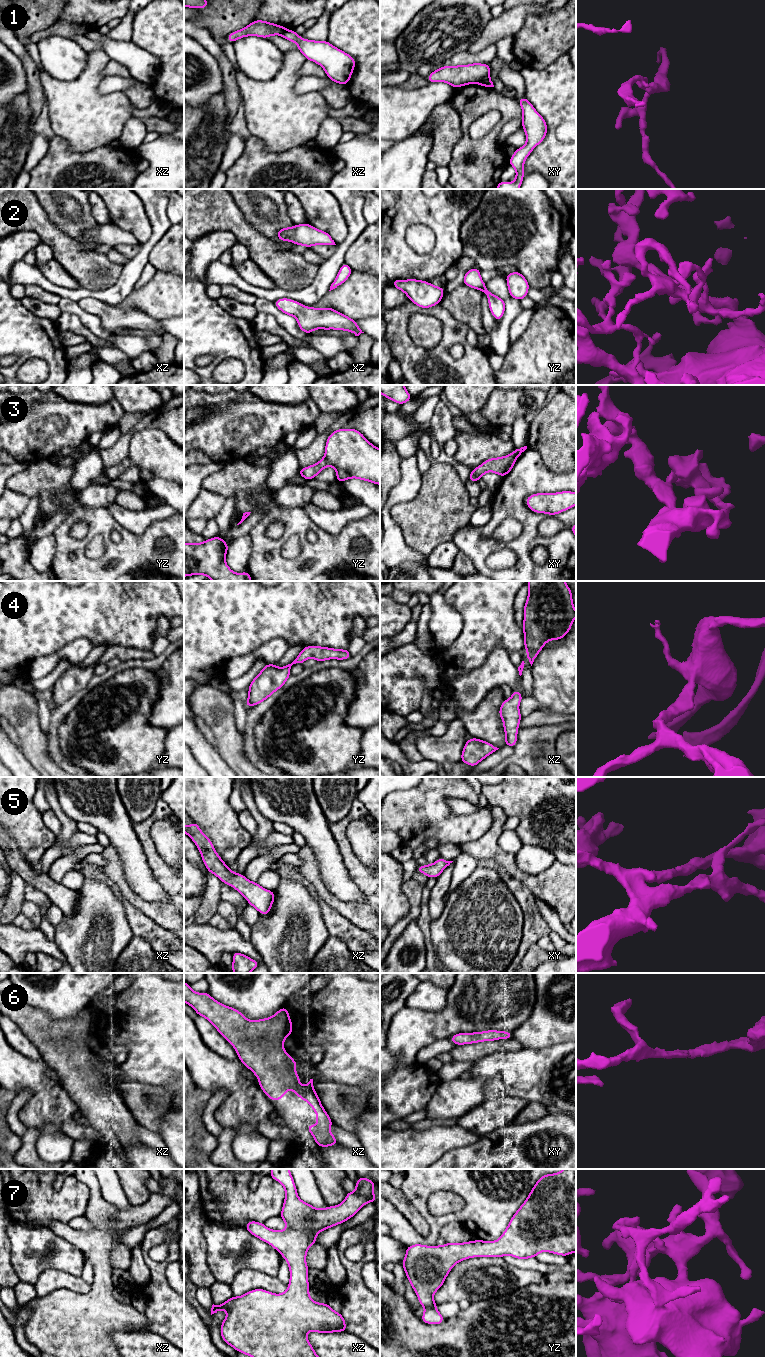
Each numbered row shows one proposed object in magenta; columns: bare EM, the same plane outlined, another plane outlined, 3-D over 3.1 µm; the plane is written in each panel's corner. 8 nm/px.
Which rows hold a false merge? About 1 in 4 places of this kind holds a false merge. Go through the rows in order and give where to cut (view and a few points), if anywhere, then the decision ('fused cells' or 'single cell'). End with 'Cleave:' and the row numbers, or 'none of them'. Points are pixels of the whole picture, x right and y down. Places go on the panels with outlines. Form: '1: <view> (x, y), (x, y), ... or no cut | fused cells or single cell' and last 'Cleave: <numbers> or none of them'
1: xy (488, 76), (477, 82) | fused cells
2: no cut | single cell
3: no cut | single cell
4: no cut | single cell
5: no cut | single cell
6: no cut | single cell
7: no cut | single cell
Cleave: 1

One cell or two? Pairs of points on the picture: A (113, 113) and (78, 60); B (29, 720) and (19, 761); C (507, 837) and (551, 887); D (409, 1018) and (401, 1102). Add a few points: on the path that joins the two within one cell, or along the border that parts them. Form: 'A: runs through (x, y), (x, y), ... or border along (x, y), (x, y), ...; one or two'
A: border along (88, 52), (84, 71), (74, 79), (64, 80); two
B: border along (10, 738), (33, 766); two
C: border along (501, 833), (498, 845), (504, 851), (514, 854); two
D: border along (390, 1052), (397, 1065), (410, 1065), (416, 1062); two

